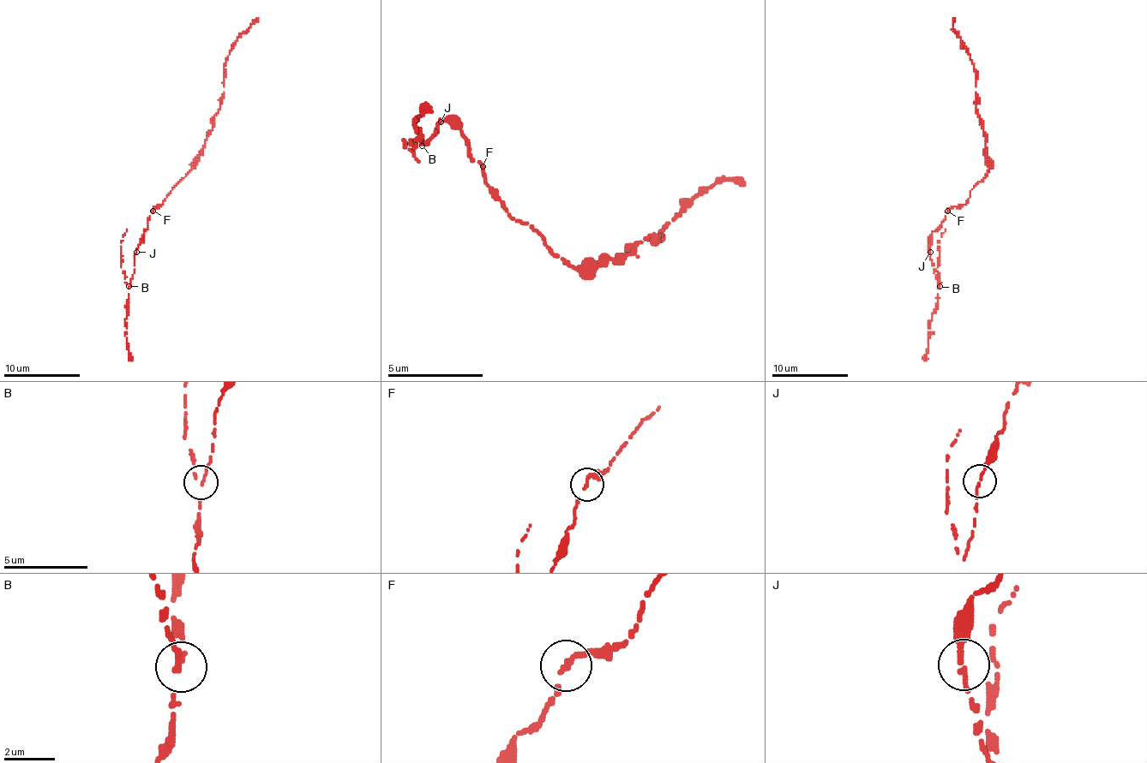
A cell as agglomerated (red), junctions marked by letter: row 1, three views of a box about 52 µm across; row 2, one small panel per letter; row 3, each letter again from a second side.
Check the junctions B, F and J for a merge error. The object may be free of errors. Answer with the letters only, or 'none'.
none

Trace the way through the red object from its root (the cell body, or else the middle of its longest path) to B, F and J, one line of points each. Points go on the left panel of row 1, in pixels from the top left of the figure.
B: (171, 191), (149, 216), (144, 241), (135, 256), (135, 273), (129, 286)
F: (171, 191), (153, 210)
J: (171, 191), (159, 206), (153, 208), (144, 231), (144, 241), (136, 252)

